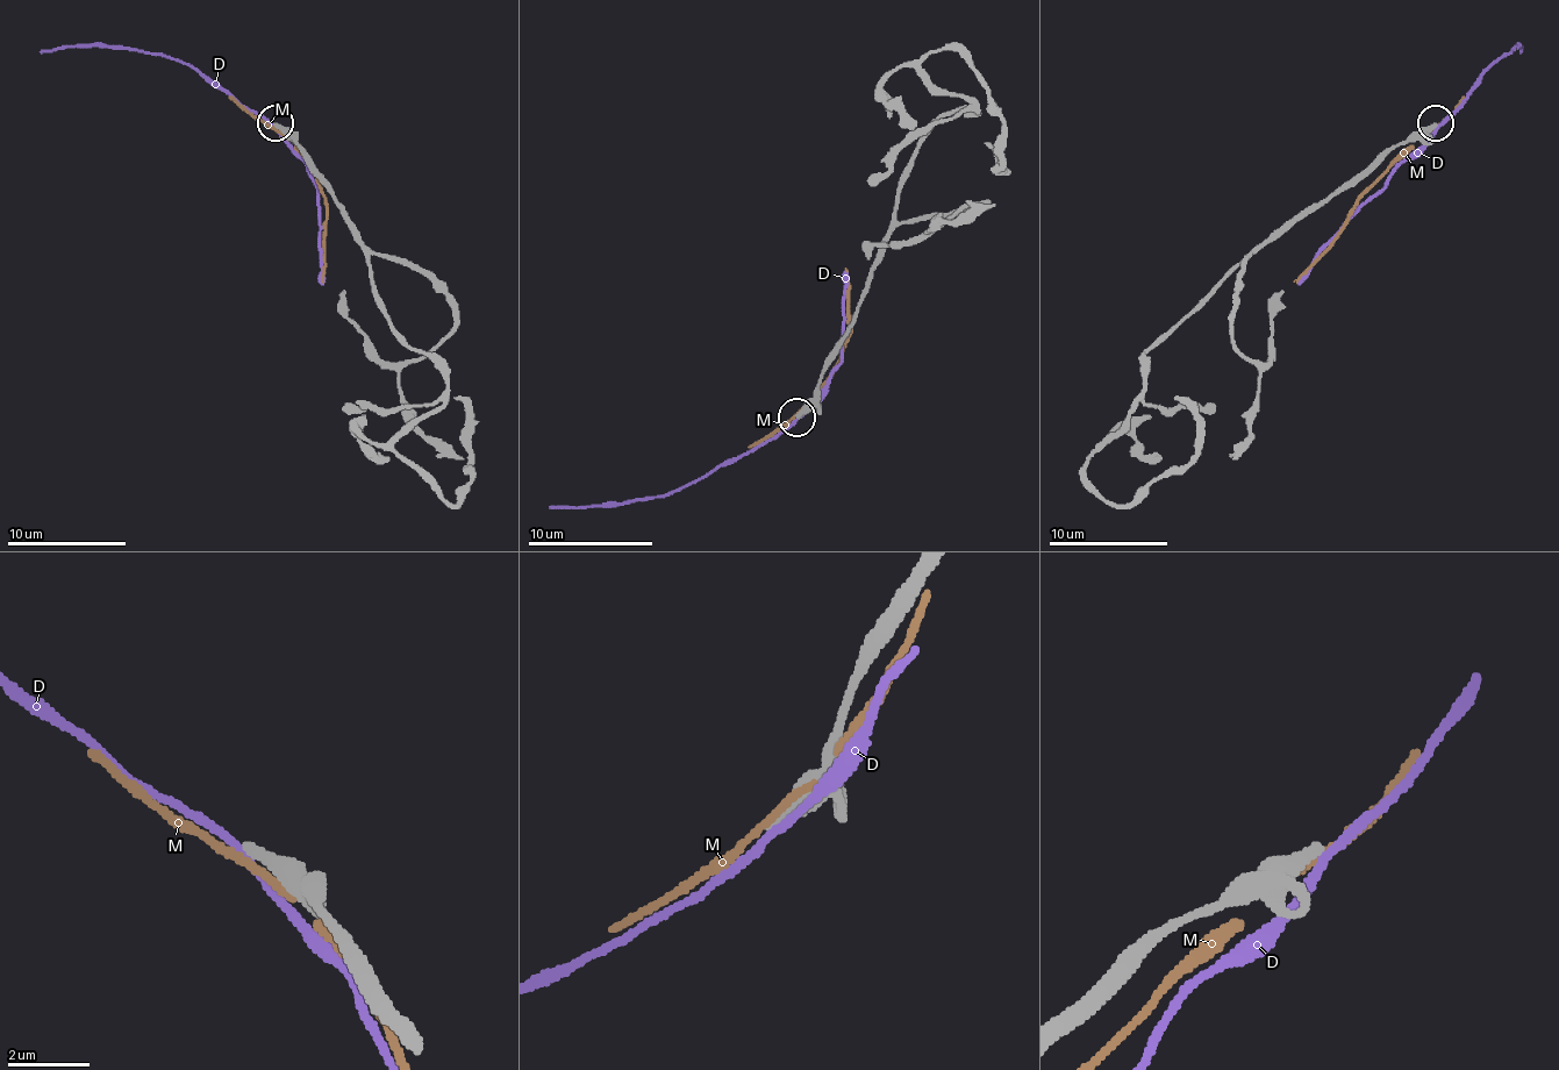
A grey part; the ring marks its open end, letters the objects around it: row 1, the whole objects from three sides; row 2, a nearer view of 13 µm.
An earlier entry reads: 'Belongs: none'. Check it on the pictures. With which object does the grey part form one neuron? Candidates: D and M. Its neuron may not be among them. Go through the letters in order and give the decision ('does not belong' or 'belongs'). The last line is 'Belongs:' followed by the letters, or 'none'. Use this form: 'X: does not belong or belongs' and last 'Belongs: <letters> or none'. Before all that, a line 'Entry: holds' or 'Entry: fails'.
Entry: holds
D: does not belong
M: does not belong
Belongs: none

